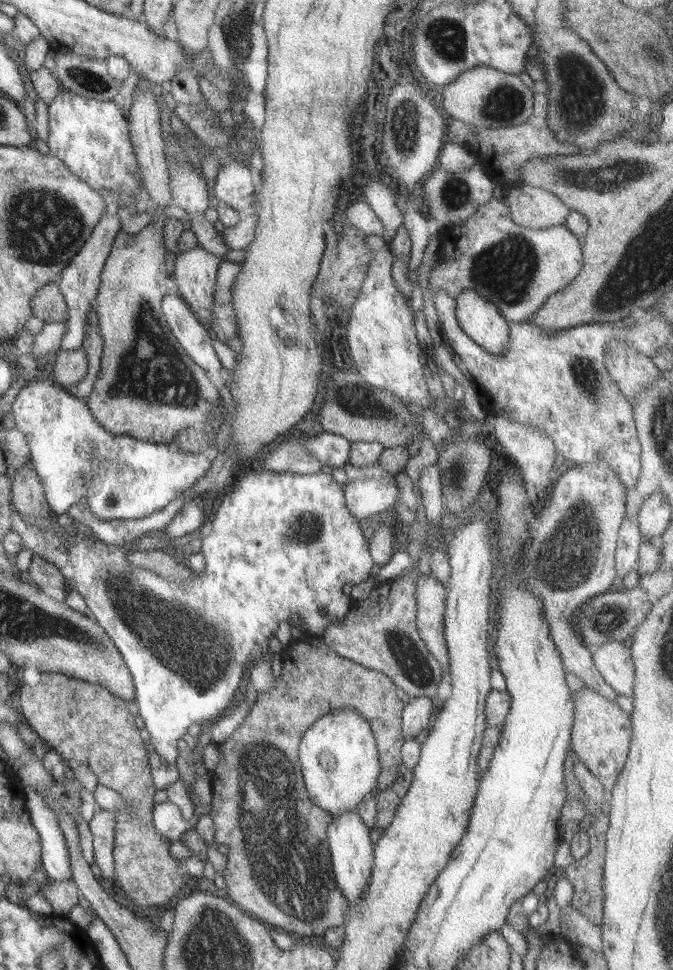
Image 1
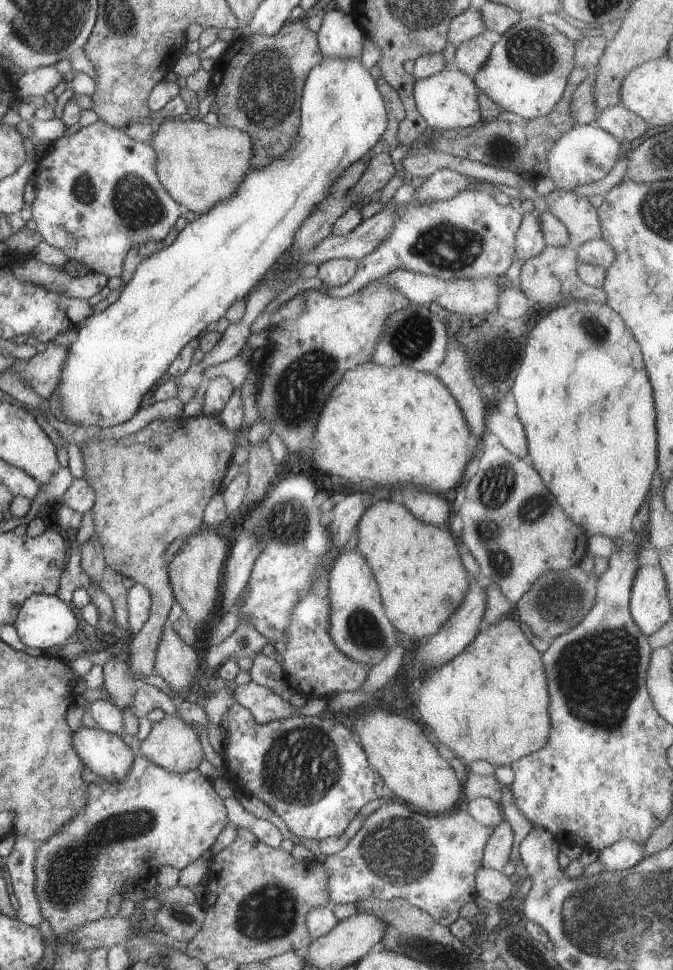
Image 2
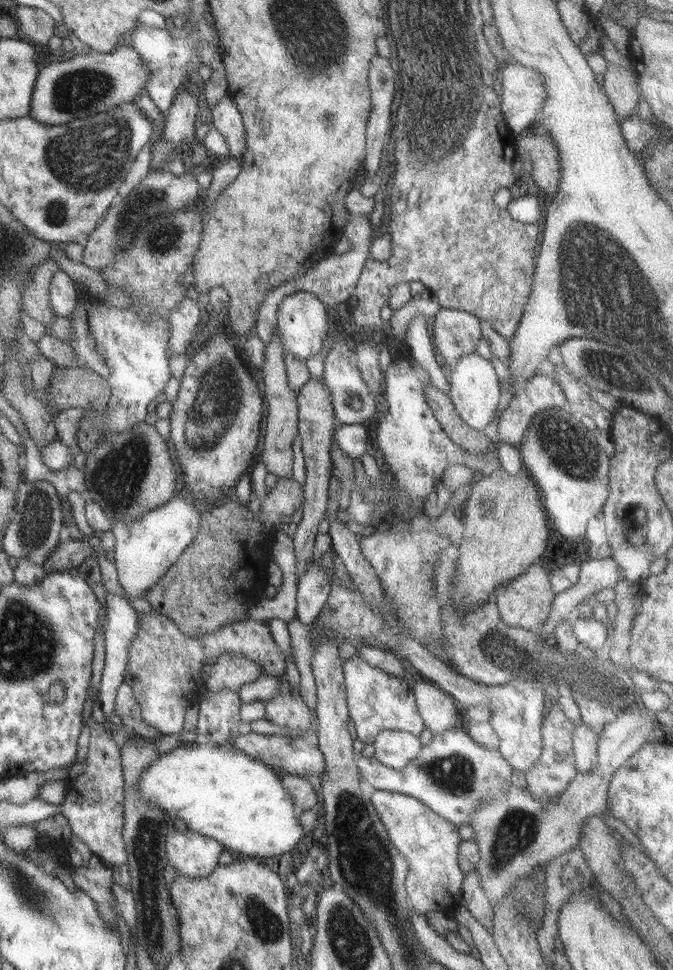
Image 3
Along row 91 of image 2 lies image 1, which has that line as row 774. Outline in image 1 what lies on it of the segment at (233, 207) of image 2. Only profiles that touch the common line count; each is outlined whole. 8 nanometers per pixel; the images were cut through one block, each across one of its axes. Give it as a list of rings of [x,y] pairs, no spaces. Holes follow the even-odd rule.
[[[346,707],[332,710],[304,731],[299,761],[310,799],[332,816],[358,808],[366,794],[377,788],[380,777],[379,752],[370,723]]]

